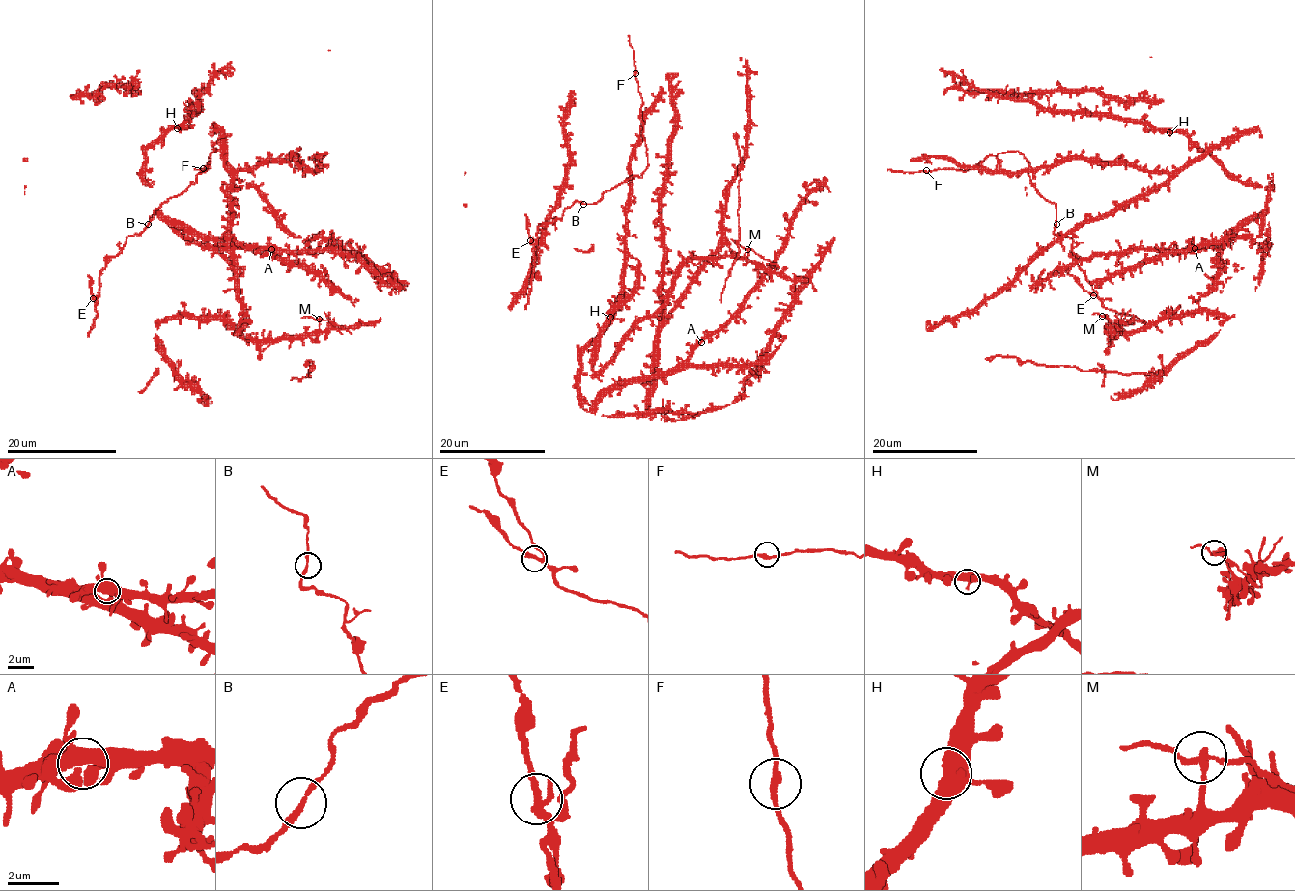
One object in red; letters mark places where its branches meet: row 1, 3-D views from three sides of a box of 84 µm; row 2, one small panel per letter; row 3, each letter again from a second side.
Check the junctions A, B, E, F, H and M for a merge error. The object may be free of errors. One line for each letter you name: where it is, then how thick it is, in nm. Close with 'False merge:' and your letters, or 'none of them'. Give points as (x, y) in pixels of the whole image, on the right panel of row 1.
M: place (1102, 316); calibre 240 nm
False merge: M

